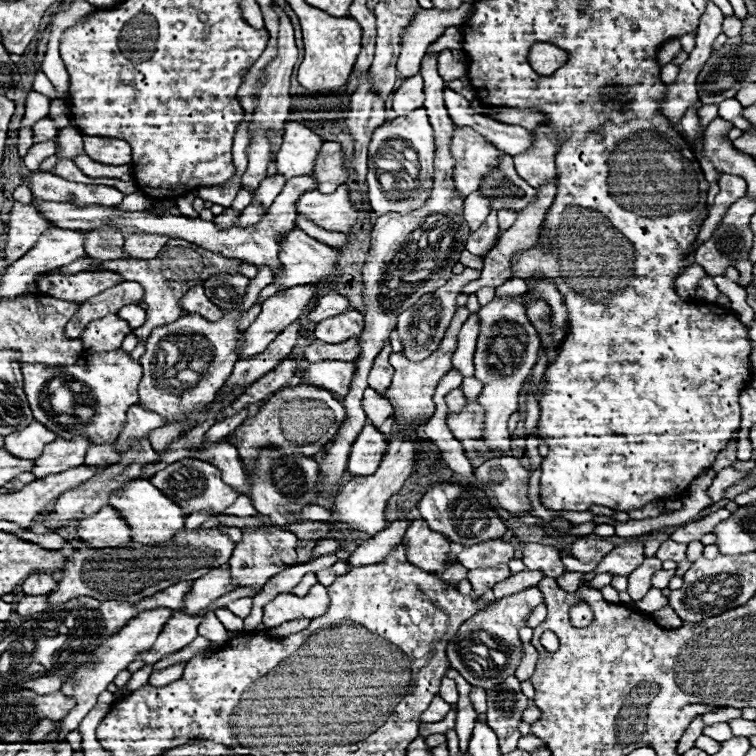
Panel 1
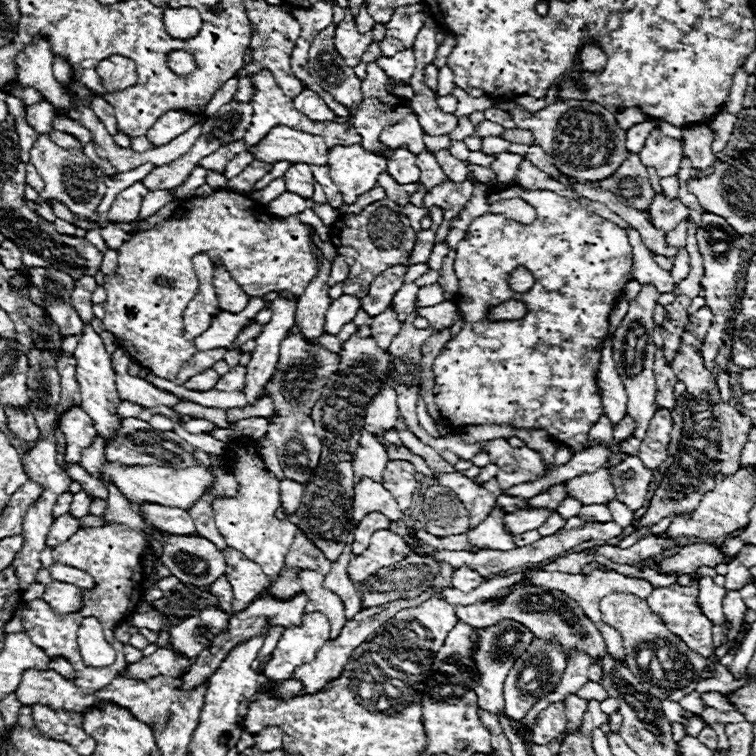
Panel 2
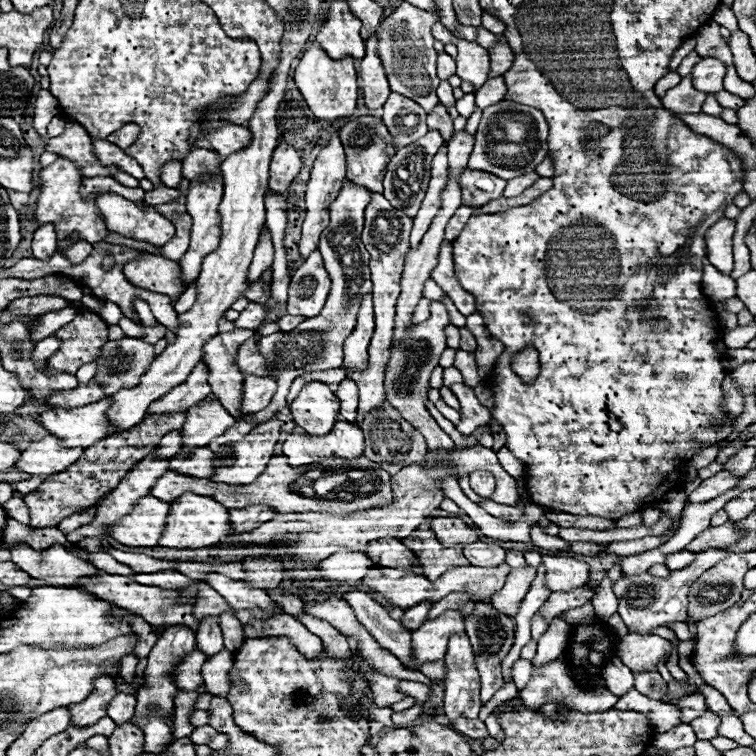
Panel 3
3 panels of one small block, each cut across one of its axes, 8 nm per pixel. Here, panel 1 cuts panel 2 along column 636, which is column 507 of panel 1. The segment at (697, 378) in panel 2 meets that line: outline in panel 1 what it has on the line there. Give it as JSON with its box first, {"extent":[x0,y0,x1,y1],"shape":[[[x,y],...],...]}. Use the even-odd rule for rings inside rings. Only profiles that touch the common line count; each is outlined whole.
{"extent":[418,482,508,546],"shape":[[[436,482],[428,488],[428,492],[418,502],[418,510],[422,512],[422,518],[428,522],[428,526],[434,532],[440,532],[440,534],[448,536],[448,540],[460,542],[464,546],[500,538],[508,530],[506,522],[498,516],[498,510],[492,506],[486,492],[474,484]]]}

